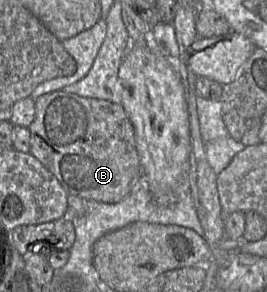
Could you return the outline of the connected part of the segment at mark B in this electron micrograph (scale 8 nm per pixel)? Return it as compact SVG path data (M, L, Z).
M63 90L45 93L35 100L35 118L29 125L30 151L63 187L68 196L113 204L126 198L141 179L134 128L122 104L82 97Z

